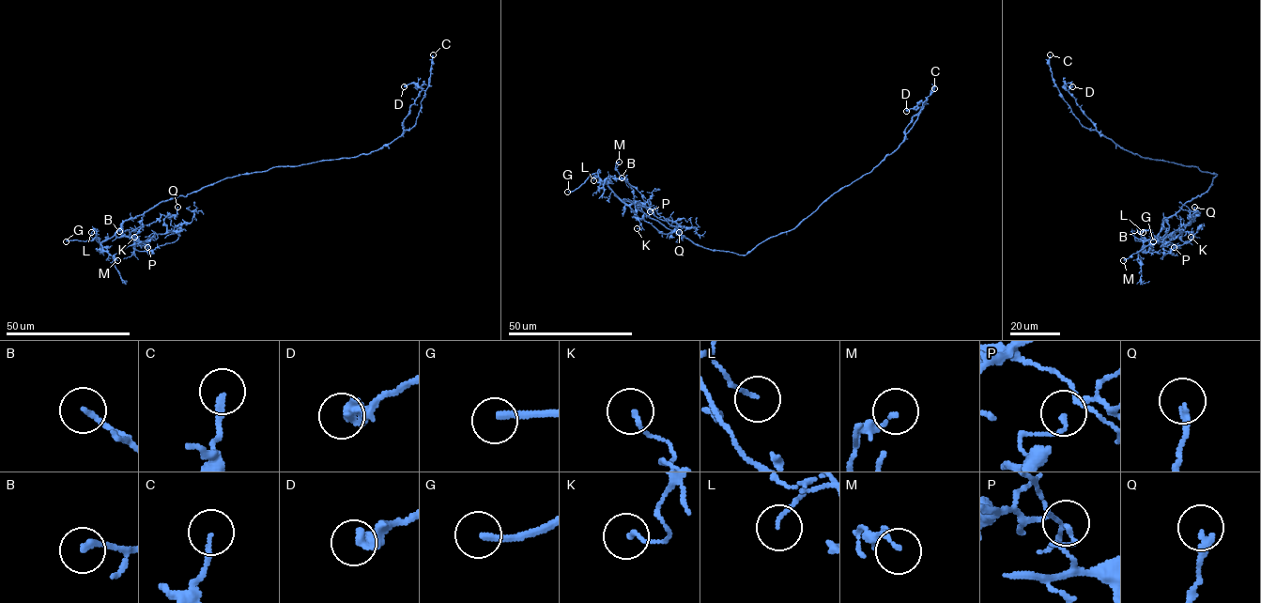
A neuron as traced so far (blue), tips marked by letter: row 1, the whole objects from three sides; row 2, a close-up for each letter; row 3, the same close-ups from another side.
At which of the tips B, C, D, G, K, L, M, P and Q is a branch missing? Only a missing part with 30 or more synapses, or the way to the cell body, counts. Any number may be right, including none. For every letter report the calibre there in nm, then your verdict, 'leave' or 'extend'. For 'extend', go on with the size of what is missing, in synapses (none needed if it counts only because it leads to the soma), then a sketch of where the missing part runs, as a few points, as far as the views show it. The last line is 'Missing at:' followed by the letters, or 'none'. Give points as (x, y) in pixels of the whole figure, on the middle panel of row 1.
B: calibre 190 nm; leave
C: calibre 160 nm; leave
D: calibre 360 nm; leave
G: calibre 220 nm; extend; course (567, 192), (558, 188), (555, 172), (546, 178), (545, 188), (539, 194)
K: calibre 130 nm; leave
L: calibre 110 nm; leave
M: calibre 140 nm; leave
P: calibre 70 nm; leave
Q: calibre 220 nm; leave
Missing at: G

